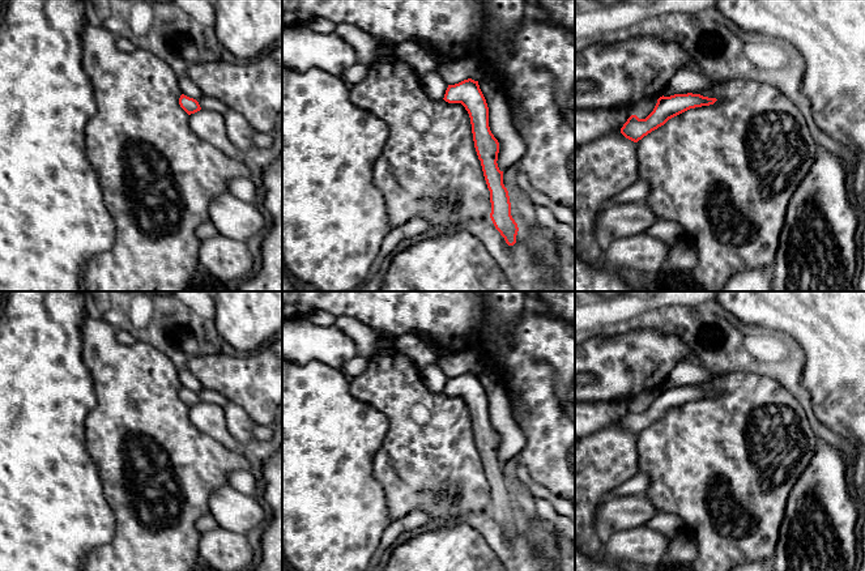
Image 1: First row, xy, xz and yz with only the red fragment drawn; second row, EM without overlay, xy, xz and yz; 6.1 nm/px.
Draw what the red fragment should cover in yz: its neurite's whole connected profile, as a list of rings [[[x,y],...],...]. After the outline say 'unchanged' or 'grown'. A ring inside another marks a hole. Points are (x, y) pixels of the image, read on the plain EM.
[[[674,387],[670,389],[660,389],[653,404],[645,410],[639,412],[631,408],[621,421],[621,426],[638,435],[644,429],[664,418],[669,412],[695,400],[713,397],[717,392],[703,389],[700,387]]]; unchanged

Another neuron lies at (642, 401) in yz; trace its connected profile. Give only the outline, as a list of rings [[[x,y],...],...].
[[[644,391],[630,400],[630,405],[639,412],[645,412],[655,401],[657,391]]]

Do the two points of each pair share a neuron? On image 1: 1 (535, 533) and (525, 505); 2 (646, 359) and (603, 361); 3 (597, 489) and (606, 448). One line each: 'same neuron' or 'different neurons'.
1: same neuron
2: same neuron
3: same neuron

